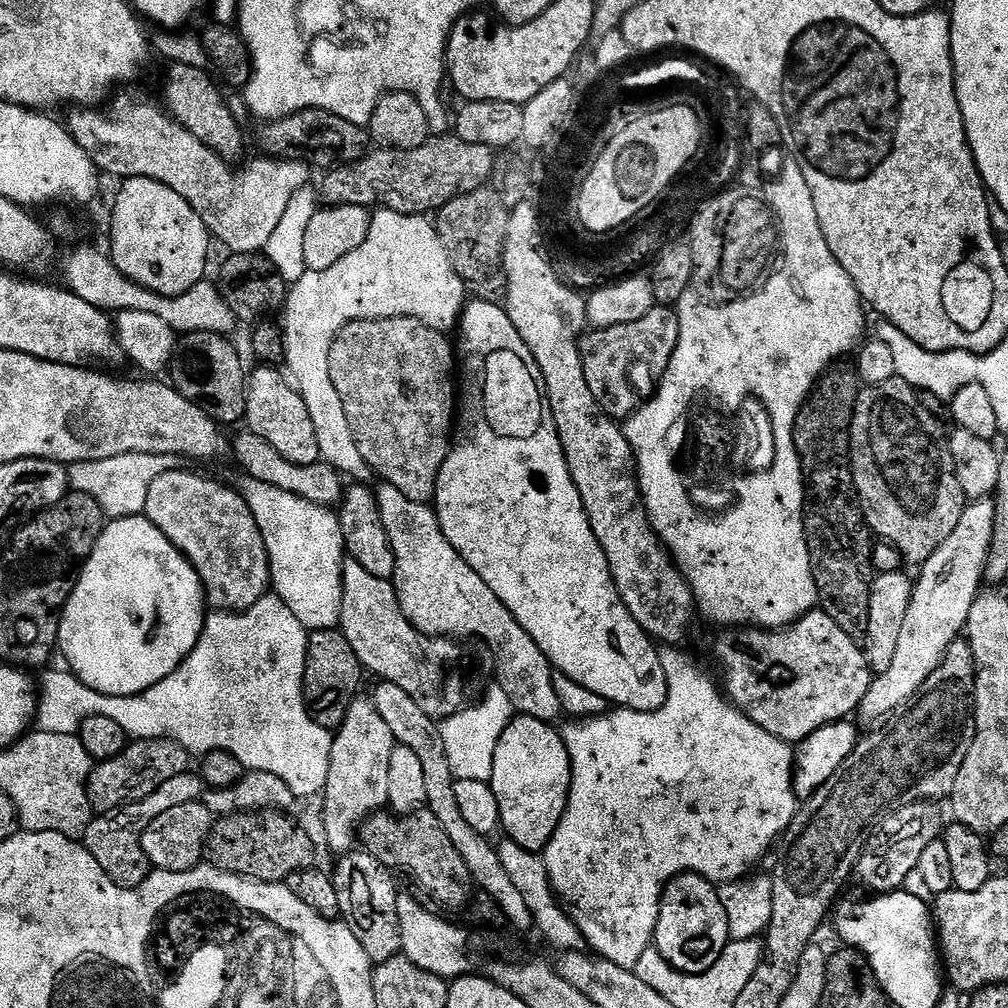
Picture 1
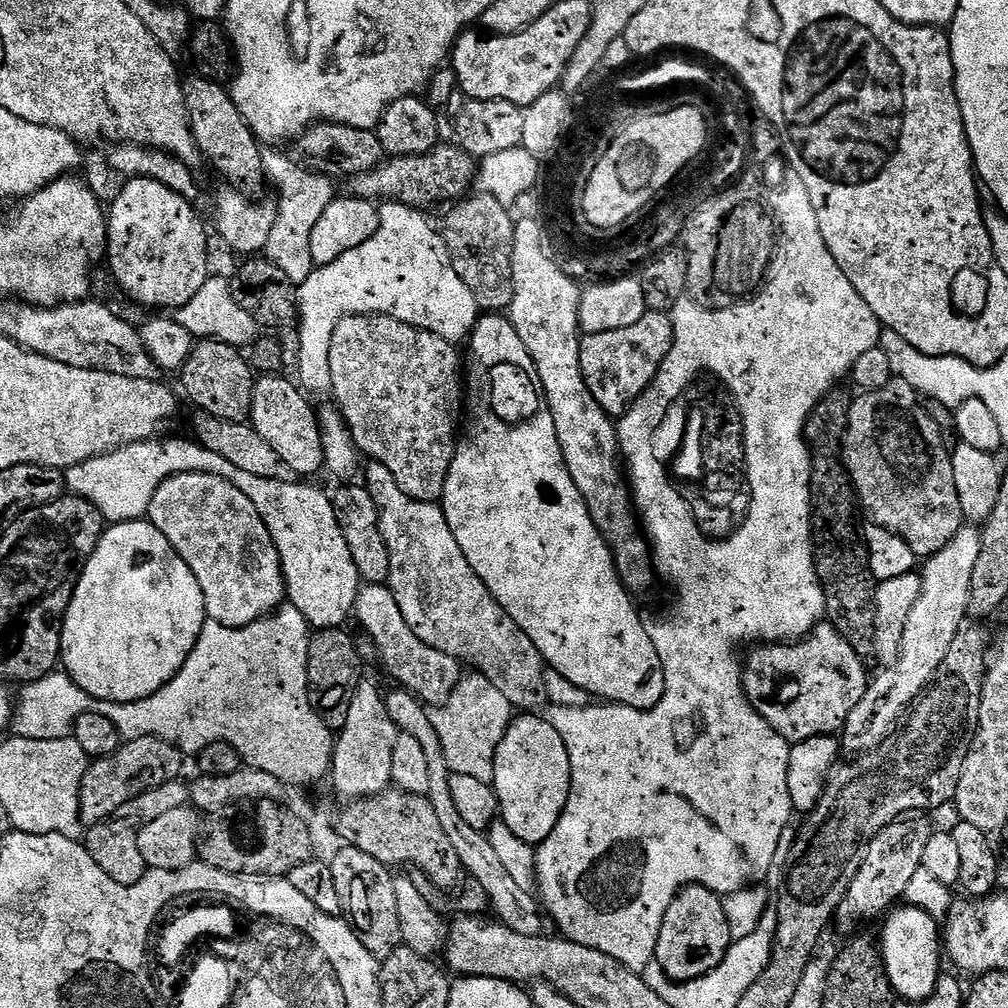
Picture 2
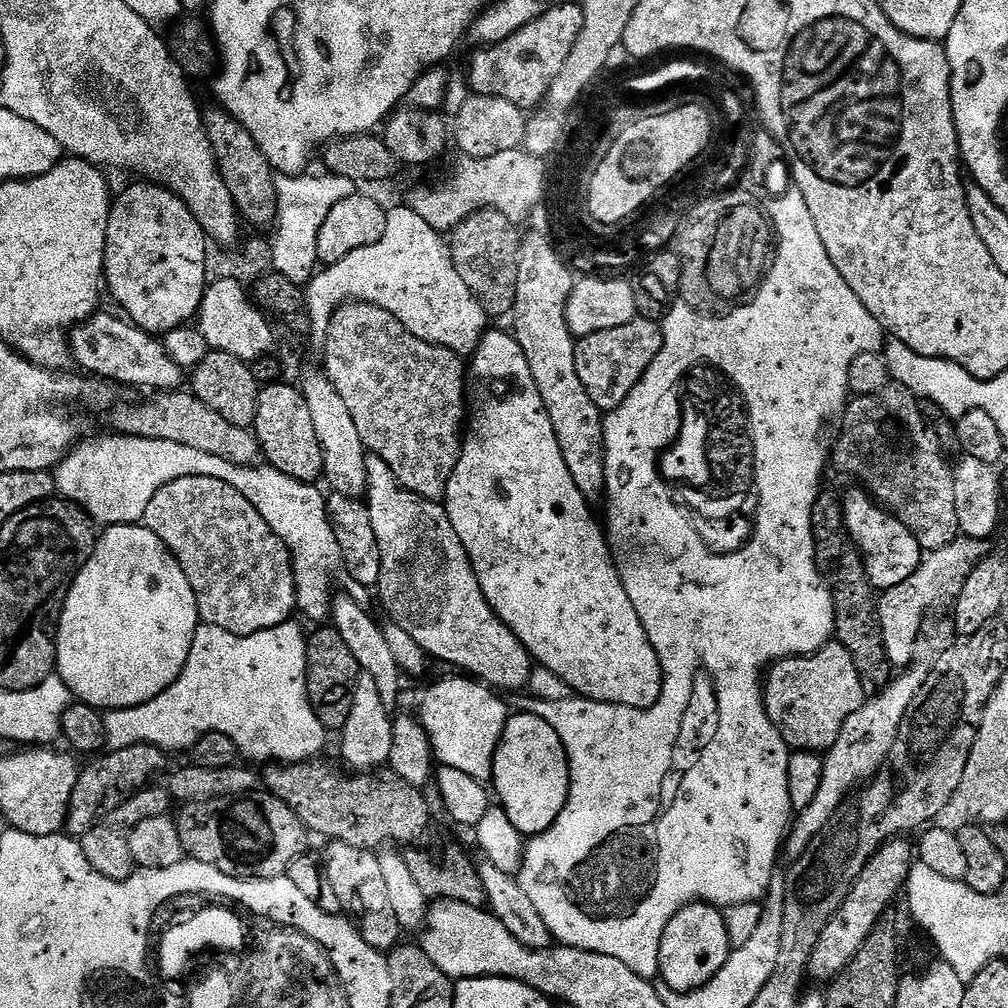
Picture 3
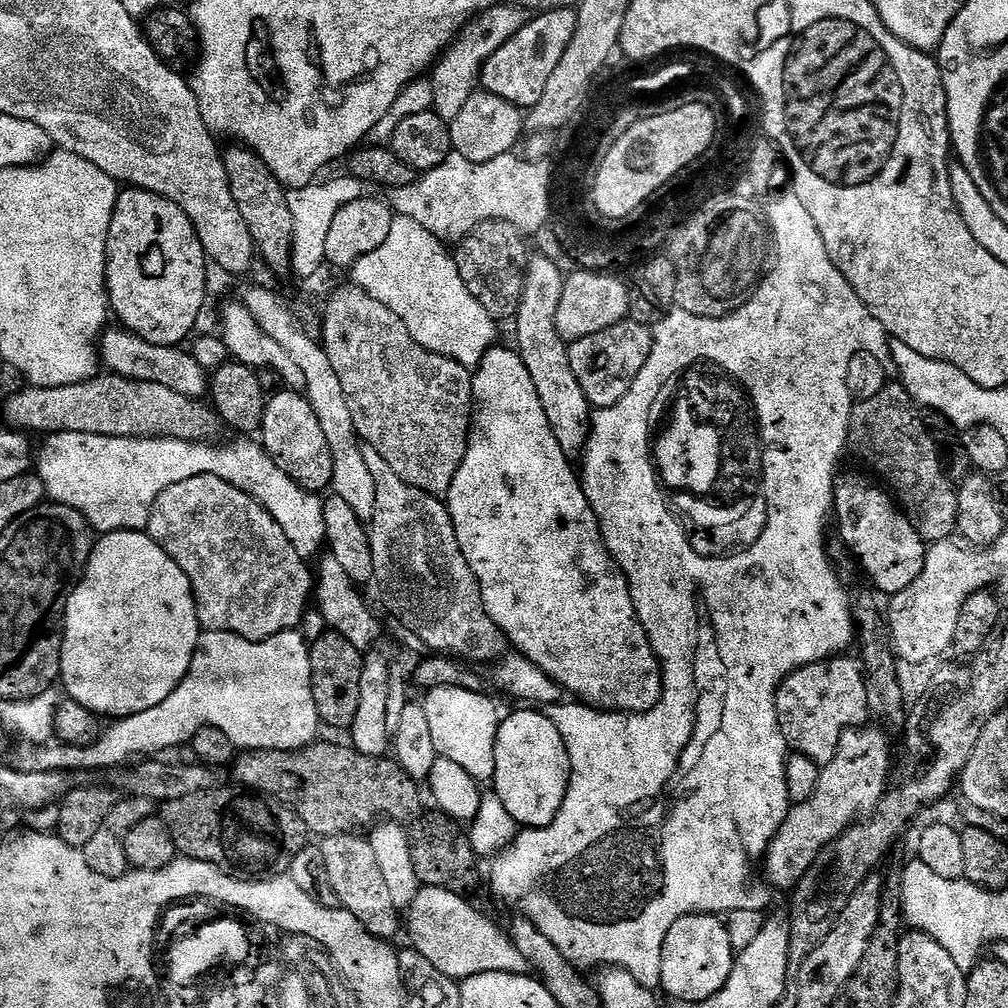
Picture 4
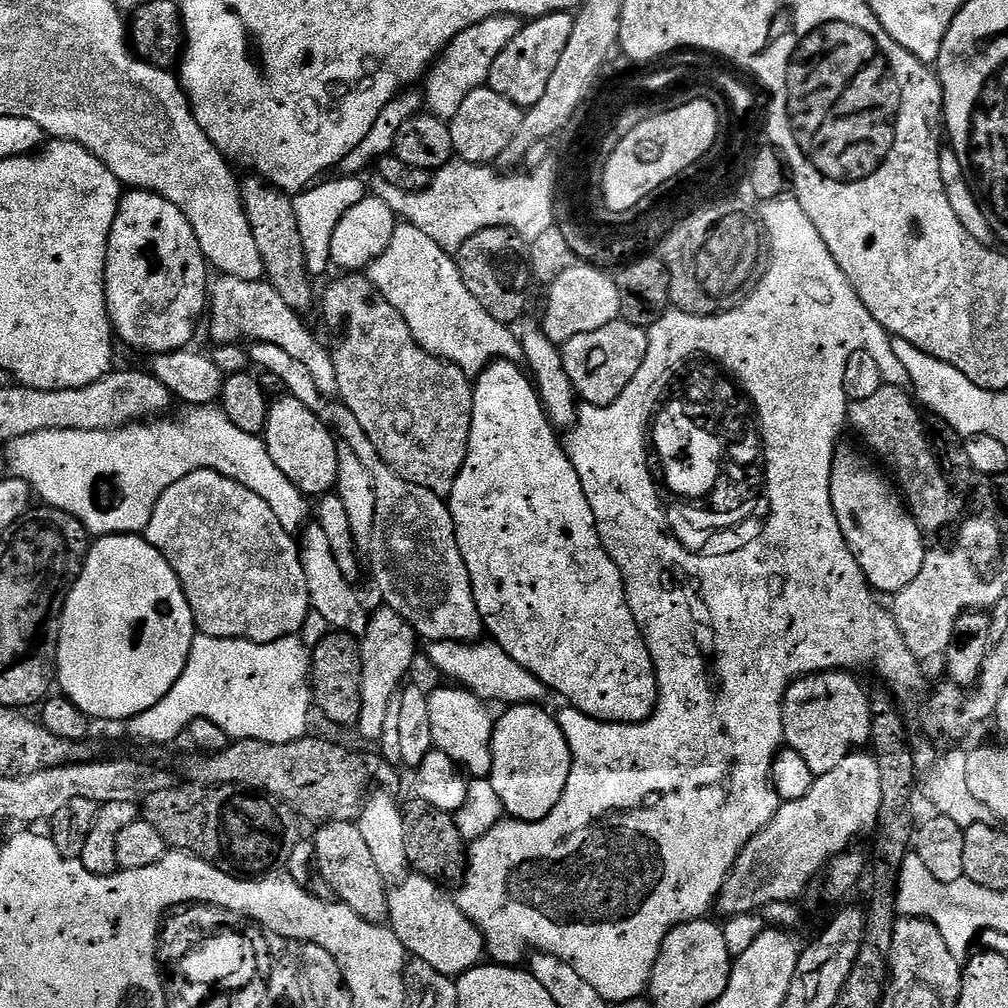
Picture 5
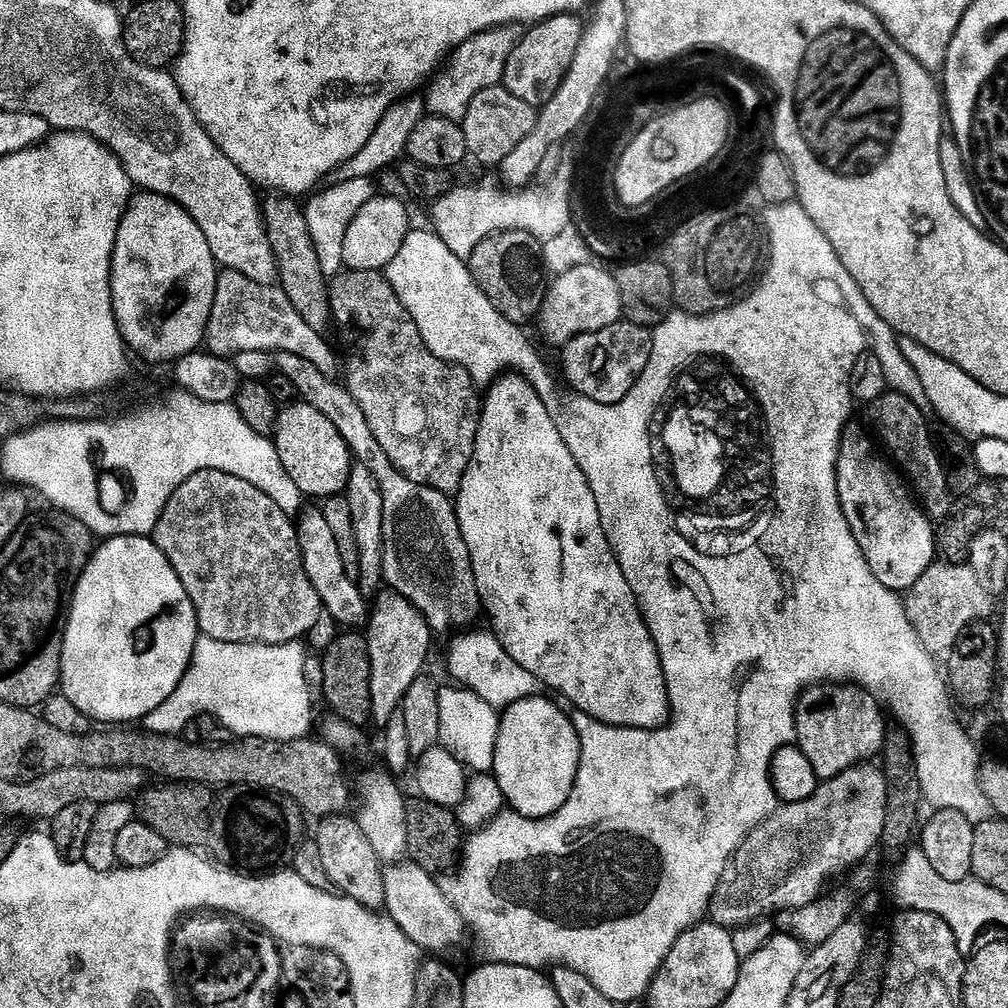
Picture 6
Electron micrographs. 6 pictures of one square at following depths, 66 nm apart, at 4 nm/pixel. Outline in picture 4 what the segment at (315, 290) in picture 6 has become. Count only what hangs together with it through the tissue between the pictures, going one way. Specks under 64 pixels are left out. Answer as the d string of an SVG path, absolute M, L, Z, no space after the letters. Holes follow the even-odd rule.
M228 146L223 149L226 176L230 182L230 190L234 194L234 202L238 202L238 210L257 246L259 259L268 263L268 268L276 276L289 275L292 272L292 243L294 242L294 216L290 214L288 201L289 189L258 158L251 148Z

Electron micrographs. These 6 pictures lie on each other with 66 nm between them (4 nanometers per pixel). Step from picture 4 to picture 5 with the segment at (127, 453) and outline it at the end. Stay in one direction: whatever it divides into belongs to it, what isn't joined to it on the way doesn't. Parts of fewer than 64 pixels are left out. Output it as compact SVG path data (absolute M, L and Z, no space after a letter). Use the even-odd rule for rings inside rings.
M192 406L187 411L177 420L156 418L151 422L137 422L110 430L46 430L9 440L6 451L12 459L11 475L28 483L33 493L44 499L41 501L47 507L69 512L82 522L89 534L99 538L143 533L150 522L150 514L154 514L154 506L158 506L158 498L170 490L178 478L213 468L215 472L246 486L246 490L254 490L254 494L258 494L258 498L278 514L278 522L282 522L287 532L299 533L310 520L309 501L303 492L297 490L294 482L274 466L274 458L270 458L270 450L263 439L240 430L219 406Z

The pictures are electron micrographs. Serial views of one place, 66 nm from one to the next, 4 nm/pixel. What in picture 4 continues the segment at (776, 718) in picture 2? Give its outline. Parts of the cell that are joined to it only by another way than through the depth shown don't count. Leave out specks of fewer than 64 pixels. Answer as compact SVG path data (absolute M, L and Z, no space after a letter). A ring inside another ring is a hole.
M841 654L818 664L802 666L781 682L776 691L778 726L793 753L810 758L821 766L829 764L847 728L869 719L864 673L855 659Z

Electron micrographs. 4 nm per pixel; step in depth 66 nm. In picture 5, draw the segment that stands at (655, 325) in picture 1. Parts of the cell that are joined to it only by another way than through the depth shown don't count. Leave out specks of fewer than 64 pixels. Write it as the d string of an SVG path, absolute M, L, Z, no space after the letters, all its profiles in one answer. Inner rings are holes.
M621 318L602 326L602 330L590 330L590 334L578 334L574 338L570 338L562 345L560 353L562 354L562 366L566 366L566 374L570 377L577 397L586 404L606 406L617 400L622 394L622 390L626 390L626 386L630 386L634 374L638 374L638 370L642 370L642 362L646 358L647 349L648 329Z

